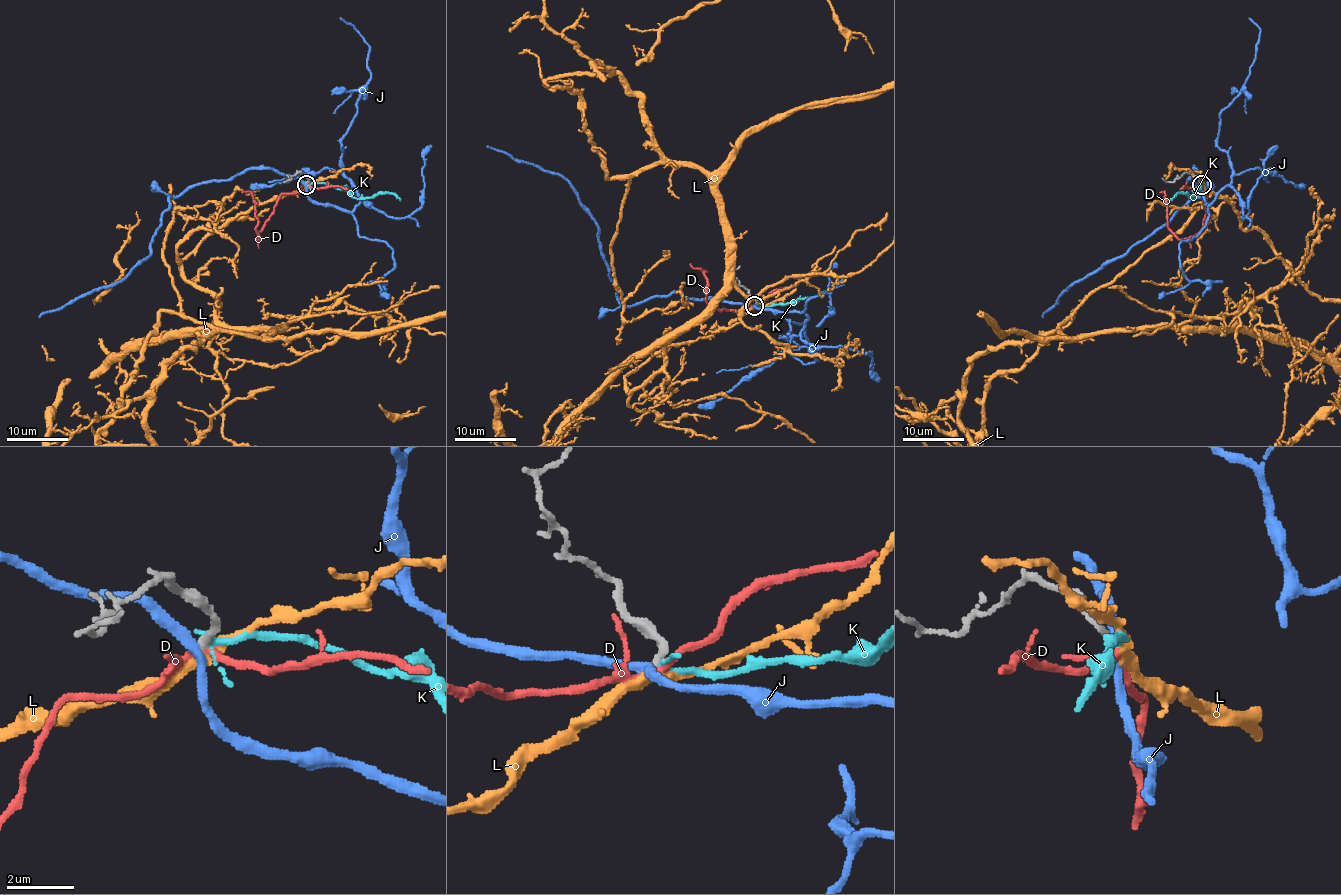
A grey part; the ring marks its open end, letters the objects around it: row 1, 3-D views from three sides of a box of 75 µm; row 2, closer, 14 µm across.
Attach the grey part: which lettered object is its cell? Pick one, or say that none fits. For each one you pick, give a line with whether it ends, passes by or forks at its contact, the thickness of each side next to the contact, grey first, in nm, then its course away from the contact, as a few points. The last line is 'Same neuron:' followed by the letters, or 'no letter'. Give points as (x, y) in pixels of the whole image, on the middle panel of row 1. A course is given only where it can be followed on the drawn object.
L: it passes by; calibres 200 and 340 nm
Same neuron: L

